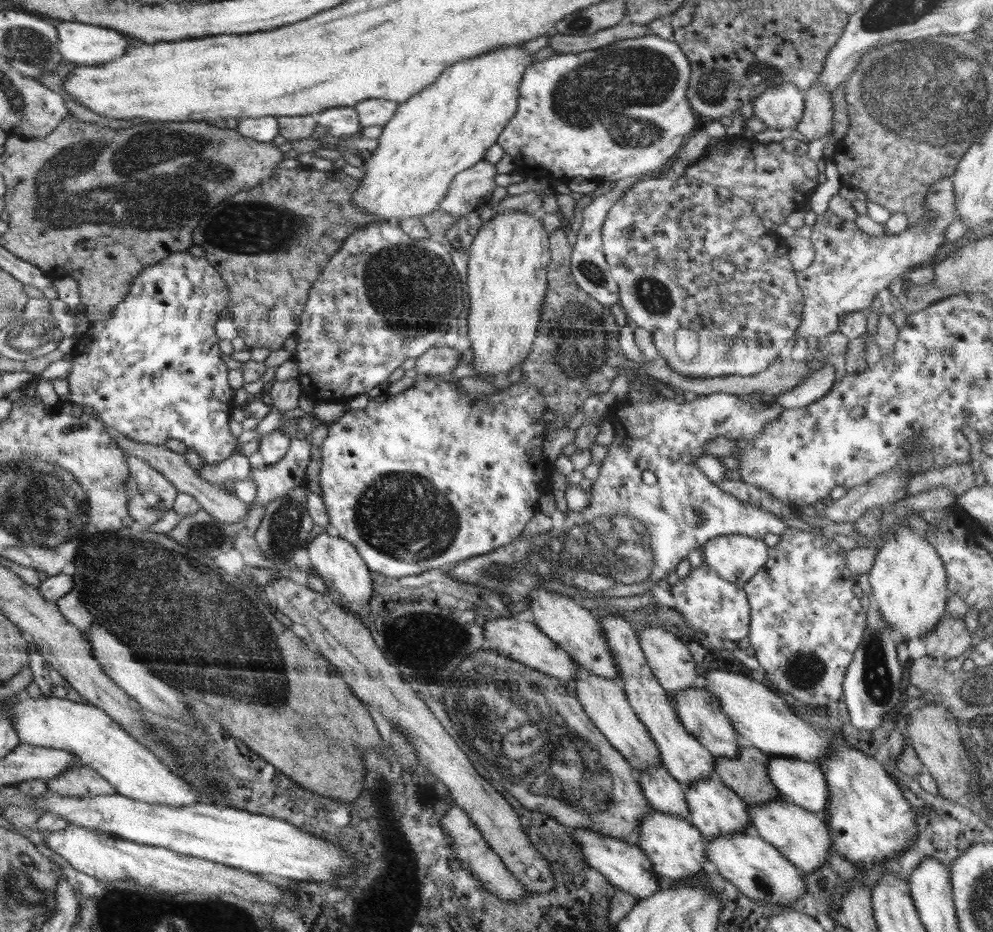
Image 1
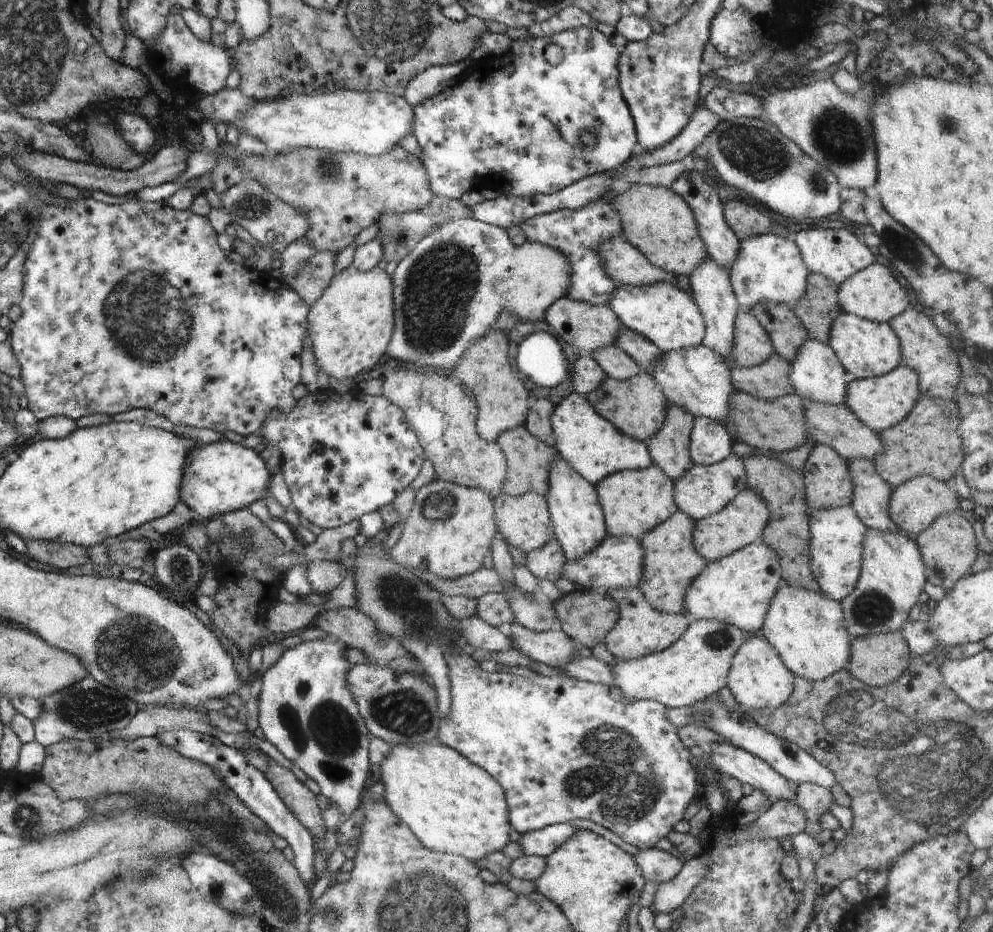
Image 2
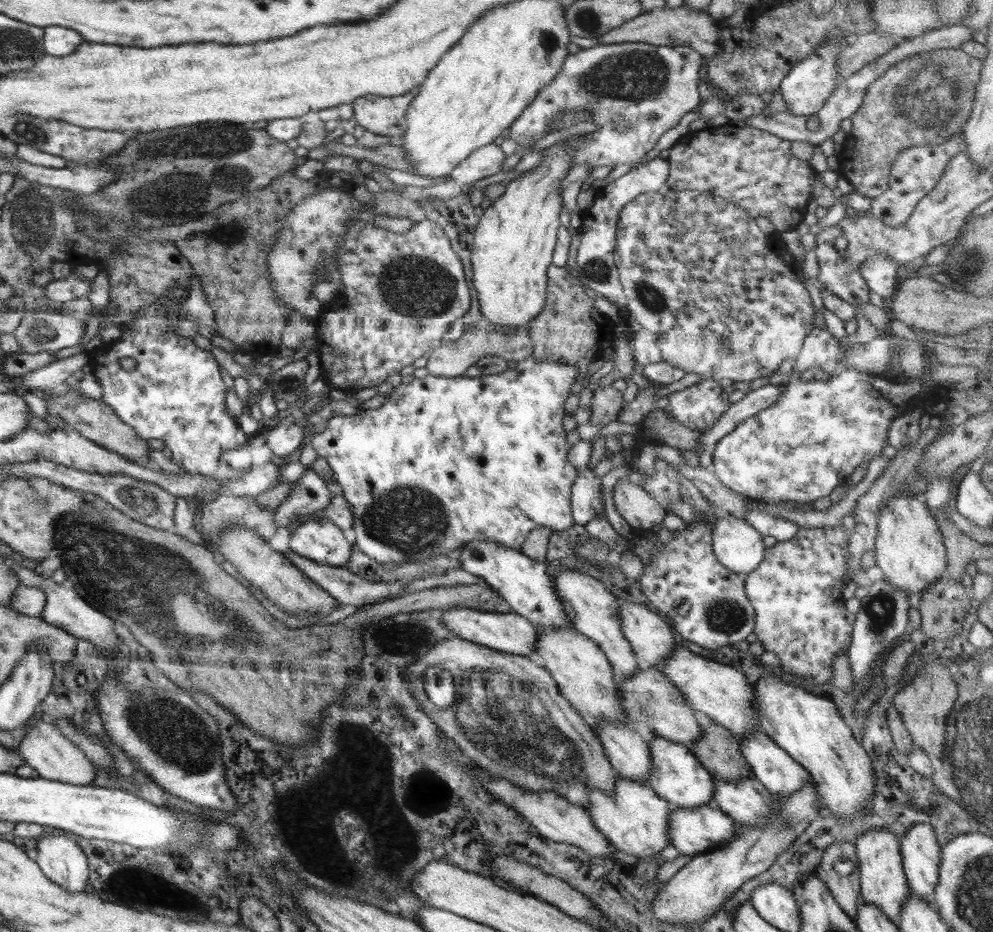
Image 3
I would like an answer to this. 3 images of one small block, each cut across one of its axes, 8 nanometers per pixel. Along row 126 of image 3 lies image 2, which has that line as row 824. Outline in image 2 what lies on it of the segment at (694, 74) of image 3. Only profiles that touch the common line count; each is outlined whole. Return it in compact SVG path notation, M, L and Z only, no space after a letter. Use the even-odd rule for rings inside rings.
M460 642L460 645L448 647L444 658L450 669L450 692L452 712L450 718L443 718L438 722L437 739L440 744L452 747L455 751L467 757L472 764L477 764L494 777L505 792L508 805L508 820L511 827L520 833L530 833L536 829L558 823L568 823L570 820L592 820L616 833L626 842L637 846L638 849L654 847L660 838L664 838L673 830L673 826L684 819L684 810L688 808L692 798L698 797L701 792L701 780L696 769L690 763L690 751L678 737L678 727L674 726L667 717L669 708L654 699L614 701L610 697L609 687L605 684L571 679L564 675L547 677L538 675L537 678L514 675L510 673L484 672L468 652L469 646Z

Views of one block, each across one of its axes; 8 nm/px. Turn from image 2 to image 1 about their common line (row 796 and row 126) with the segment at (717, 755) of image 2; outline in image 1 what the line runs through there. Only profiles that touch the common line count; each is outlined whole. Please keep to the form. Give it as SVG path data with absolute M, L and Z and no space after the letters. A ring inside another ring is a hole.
M785 82L764 91L752 101L754 113L767 128L789 131L803 117L805 91Z

